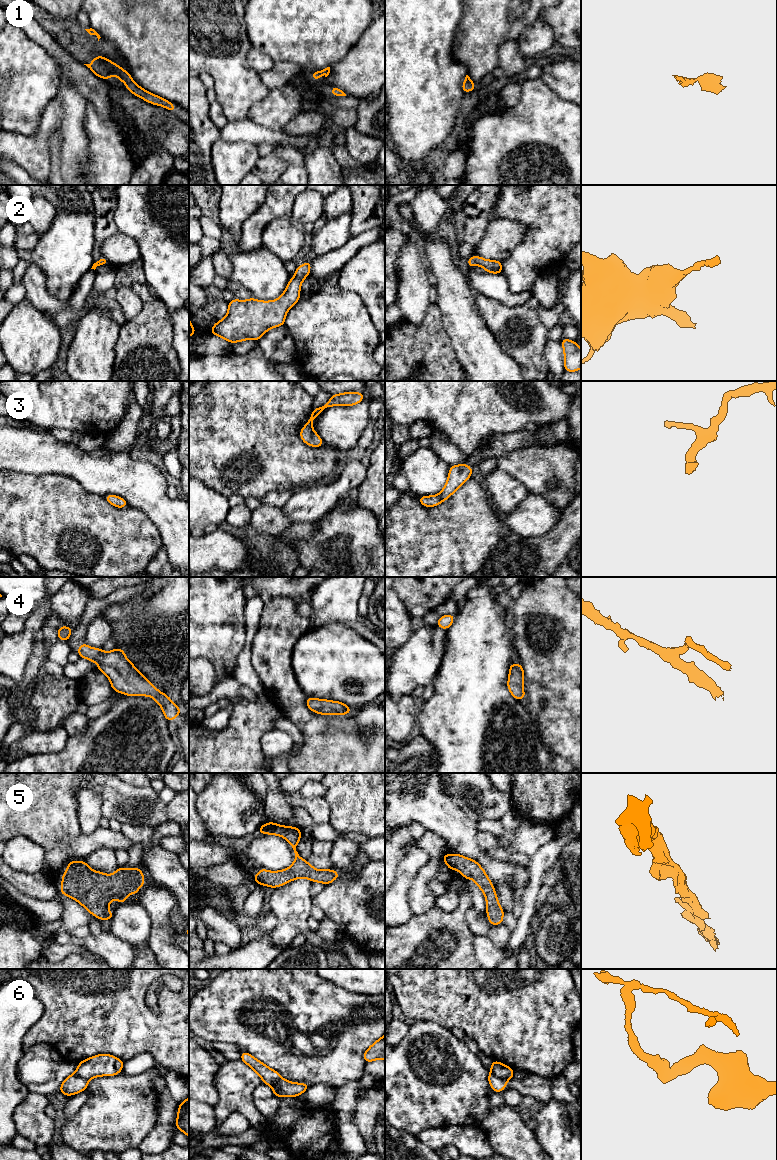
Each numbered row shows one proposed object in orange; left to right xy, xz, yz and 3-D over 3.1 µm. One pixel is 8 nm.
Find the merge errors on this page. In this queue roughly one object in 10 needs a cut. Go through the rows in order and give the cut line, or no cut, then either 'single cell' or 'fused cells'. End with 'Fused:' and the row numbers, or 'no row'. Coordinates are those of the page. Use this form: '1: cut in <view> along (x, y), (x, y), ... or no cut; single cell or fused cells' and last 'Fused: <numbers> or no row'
1: no cut; single cell
2: no cut; single cell
3: no cut; single cell
4: no cut; single cell
5: no cut; single cell
6: cut in yz along (490, 1071), (495, 1076), (507, 1080); fused cells
Fused: 6

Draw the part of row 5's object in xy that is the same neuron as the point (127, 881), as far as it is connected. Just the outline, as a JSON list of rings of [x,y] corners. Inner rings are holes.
[[[70,861],[63,874],[62,895],[79,902],[97,919],[112,920],[114,912],[108,910],[108,904],[117,898],[120,904],[126,903],[128,894],[137,894],[139,887],[145,886],[143,871],[137,867],[126,870],[118,867],[112,875],[93,871],[83,861]]]

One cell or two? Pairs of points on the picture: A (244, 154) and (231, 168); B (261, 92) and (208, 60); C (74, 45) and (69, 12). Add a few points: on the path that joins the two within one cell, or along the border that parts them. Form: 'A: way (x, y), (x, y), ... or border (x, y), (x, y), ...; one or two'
A: way (241, 157), (233, 165); one
B: way (248, 88), (221, 63); one
C: border (48, 11), (59, 19), (75, 22); two

